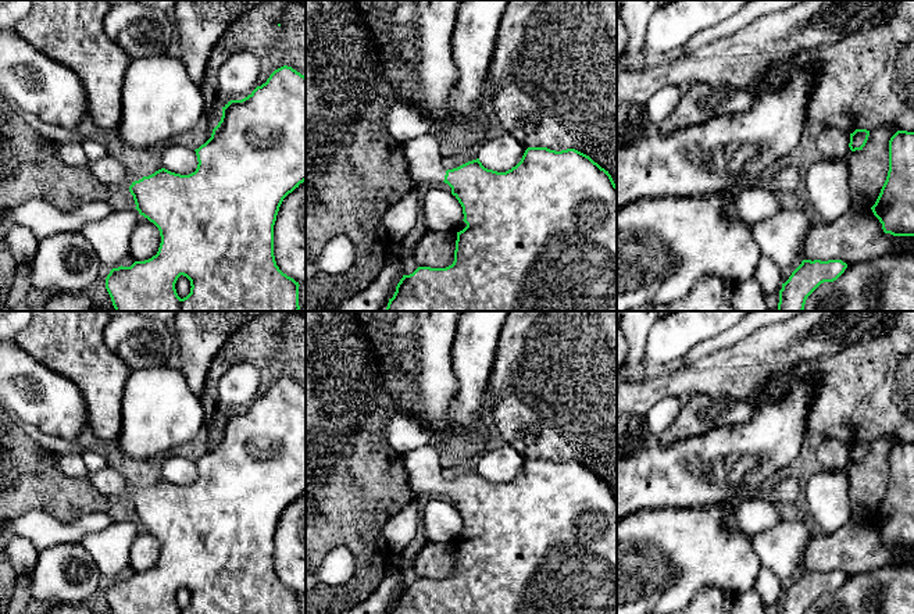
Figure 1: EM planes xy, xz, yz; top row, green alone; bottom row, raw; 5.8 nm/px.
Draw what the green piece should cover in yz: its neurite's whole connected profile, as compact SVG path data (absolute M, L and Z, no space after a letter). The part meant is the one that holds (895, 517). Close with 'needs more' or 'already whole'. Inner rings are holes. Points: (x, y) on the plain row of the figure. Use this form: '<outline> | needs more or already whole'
M914 443L890 449L888 488L871 521L885 545L914 547Z | already whole

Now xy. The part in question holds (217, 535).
M283 376L275 381L267 393L257 397L247 408L231 411L222 418L221 432L213 440L211 449L194 461L199 475L196 482L189 486L181 486L161 479L138 492L124 475L110 467L90 471L79 453L57 453L49 449L47 451L54 456L57 468L67 476L86 478L106 497L119 496L122 501L129 501L139 525L153 533L160 542L161 554L156 567L144 572L135 572L131 578L121 576L113 579L107 586L106 600L113 614L299 614L299 593L279 581L274 567L274 536L279 518L283 510L306 492L306 388L292 378ZM181 586L186 588L192 597L190 604L183 610L178 607L175 600L175 595Z | needs more

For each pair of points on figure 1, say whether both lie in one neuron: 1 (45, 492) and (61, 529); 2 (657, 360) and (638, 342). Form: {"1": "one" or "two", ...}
{"1": "two", "2": "two"}

